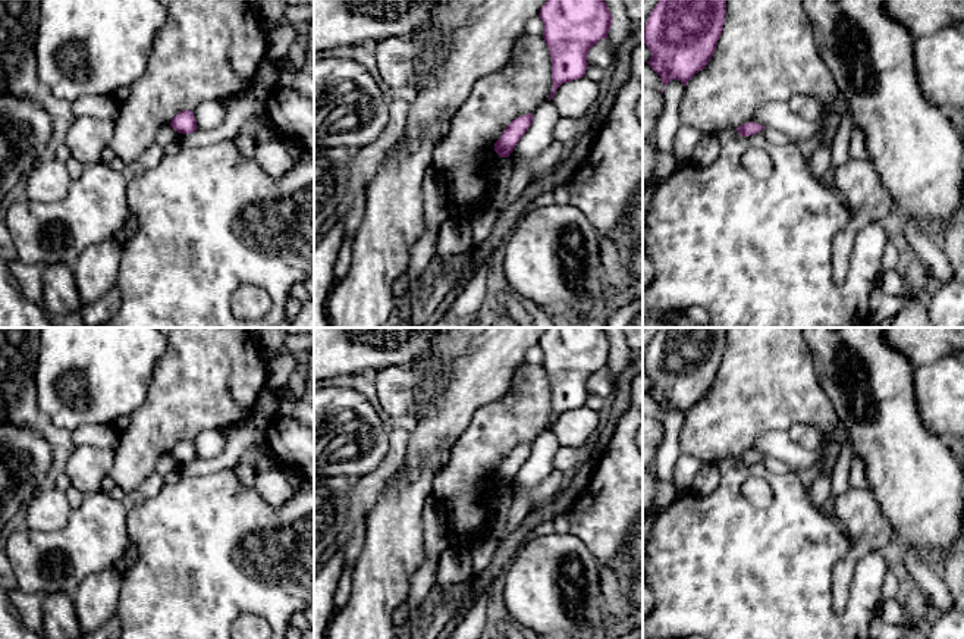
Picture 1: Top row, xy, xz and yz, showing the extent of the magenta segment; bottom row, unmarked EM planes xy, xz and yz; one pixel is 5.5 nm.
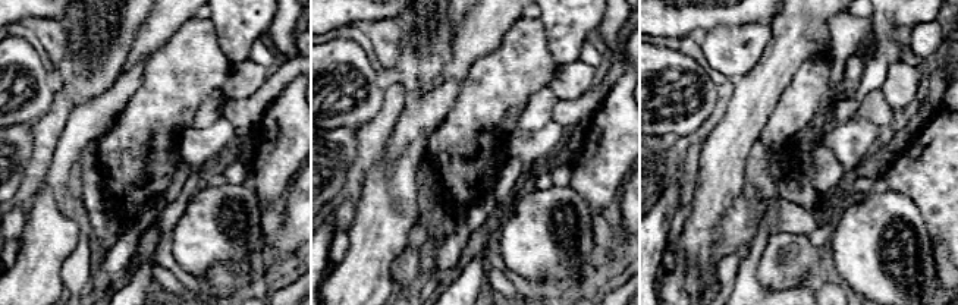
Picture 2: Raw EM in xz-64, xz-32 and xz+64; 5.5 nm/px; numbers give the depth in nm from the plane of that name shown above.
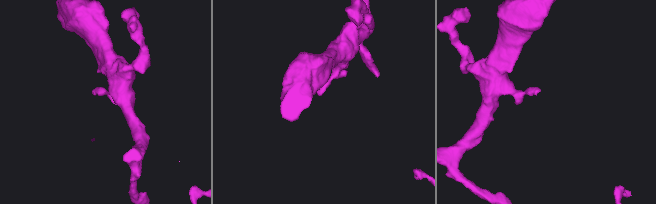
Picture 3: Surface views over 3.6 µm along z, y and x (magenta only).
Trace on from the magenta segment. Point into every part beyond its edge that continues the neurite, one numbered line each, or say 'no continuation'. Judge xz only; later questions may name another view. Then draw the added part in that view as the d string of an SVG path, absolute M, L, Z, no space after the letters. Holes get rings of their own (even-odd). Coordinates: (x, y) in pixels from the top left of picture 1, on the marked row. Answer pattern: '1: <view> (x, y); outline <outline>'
no continuation

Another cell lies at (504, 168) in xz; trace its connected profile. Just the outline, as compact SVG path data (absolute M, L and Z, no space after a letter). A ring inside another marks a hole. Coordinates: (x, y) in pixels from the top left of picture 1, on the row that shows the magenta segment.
M499 157L496 167L494 167L494 175L493 175L493 195L490 200L492 209L500 210L509 189L509 179L512 176L512 163L509 157Z

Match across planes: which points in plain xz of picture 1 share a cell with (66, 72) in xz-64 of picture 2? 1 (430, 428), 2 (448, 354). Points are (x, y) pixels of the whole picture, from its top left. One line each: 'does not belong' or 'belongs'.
1: does not belong
2: belongs

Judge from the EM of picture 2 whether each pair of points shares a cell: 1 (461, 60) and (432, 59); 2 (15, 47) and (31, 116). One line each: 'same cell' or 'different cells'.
1: different cells
2: same cell

